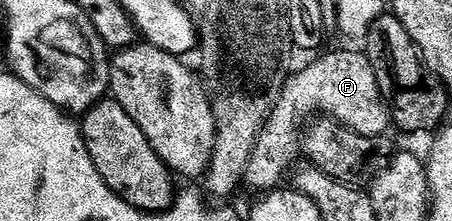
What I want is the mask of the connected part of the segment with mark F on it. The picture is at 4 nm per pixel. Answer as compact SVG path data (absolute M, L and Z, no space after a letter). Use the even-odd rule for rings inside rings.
M340 49L337 53L328 53L325 57L310 62L305 69L295 73L296 70L285 80L280 98L276 100L272 113L260 130L260 146L252 154L250 162L250 181L252 177L256 185L273 184L272 168L280 161L280 149L276 145L284 145L284 161L289 167L297 164L296 153L298 157L302 149L302 130L306 122L317 115L330 115L333 121L340 122L344 128L352 129L363 137L380 139L390 129L388 109L378 91L374 67L370 67L363 52L351 53L348 49Z

